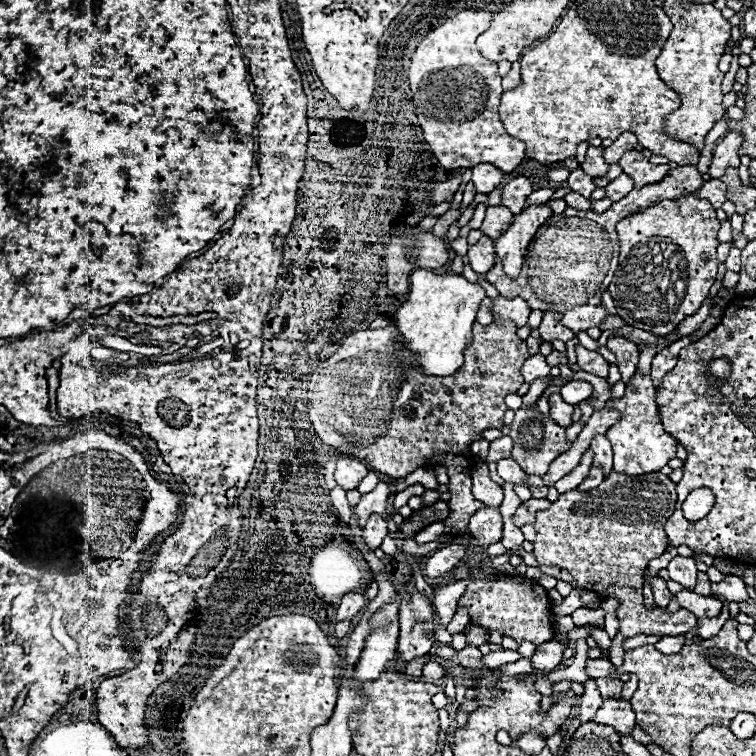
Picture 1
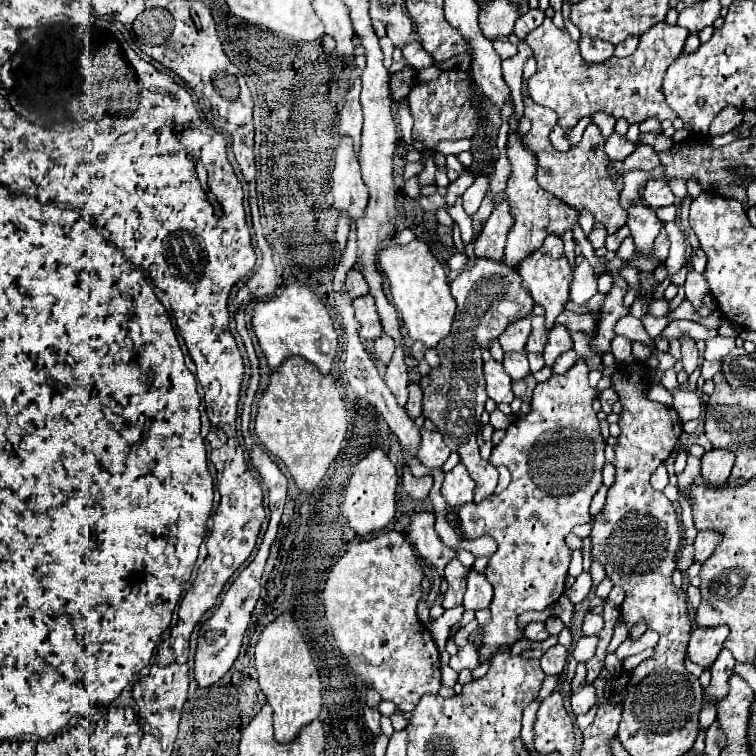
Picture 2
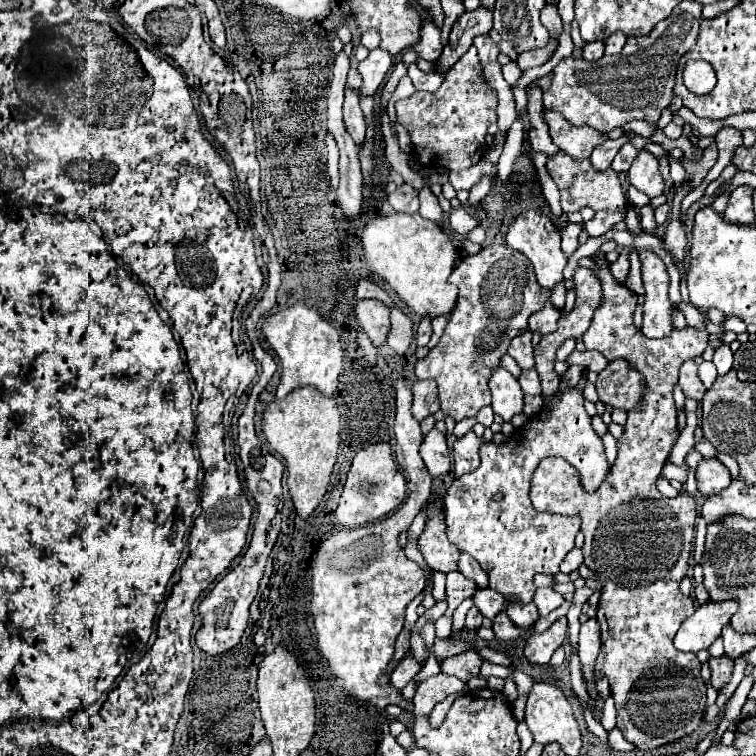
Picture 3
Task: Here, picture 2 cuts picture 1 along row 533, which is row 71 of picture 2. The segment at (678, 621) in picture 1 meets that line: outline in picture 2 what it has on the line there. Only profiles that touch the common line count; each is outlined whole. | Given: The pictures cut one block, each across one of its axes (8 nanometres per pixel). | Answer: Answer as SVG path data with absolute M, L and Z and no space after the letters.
M544 18L544 22L526 36L538 62L536 74L528 80L528 92L532 92L534 102L558 114L558 126L562 128L572 128L584 116L594 116L596 112L624 118L628 124L640 124L646 118L674 120L676 114L664 102L662 78L674 58L680 56L688 34L690 32L682 26L658 22L640 36L634 54L626 58L612 56L602 64L590 64L582 58L578 44L570 40L566 30L556 28L550 18Z

